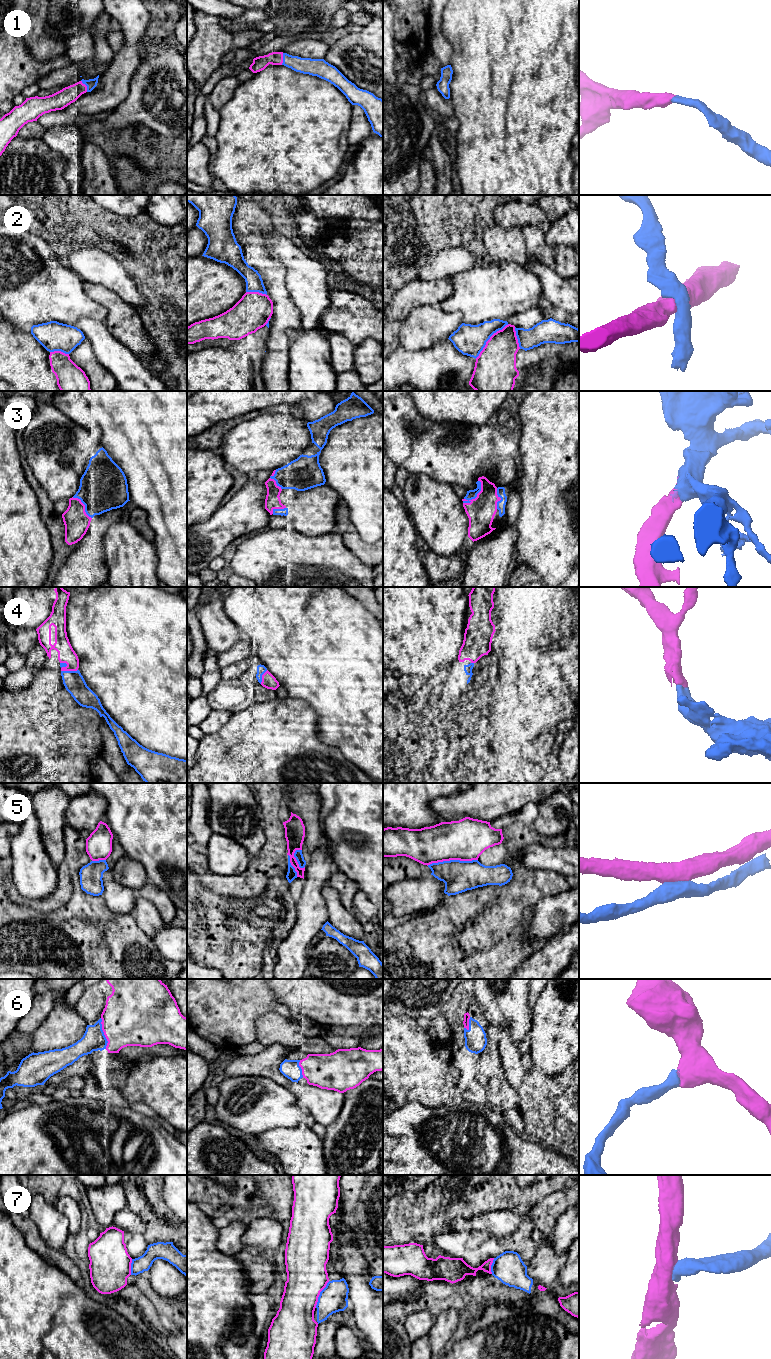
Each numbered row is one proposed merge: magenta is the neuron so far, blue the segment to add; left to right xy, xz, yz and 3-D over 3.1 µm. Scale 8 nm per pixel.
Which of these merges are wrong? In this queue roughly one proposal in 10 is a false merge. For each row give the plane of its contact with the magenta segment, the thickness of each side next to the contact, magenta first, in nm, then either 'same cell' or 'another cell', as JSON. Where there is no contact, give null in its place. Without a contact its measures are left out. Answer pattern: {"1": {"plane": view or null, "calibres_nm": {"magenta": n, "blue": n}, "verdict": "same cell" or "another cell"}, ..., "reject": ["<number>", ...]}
{"1": {"plane": "xy", "calibres_nm": {"magenta": 140, "blue": 80}, "verdict": "same cell"}, "2": {"plane": "yz", "calibres_nm": {"magenta": 340, "blue": 240}, "verdict": "another cell"}, "3": {"plane": "yz", "calibres_nm": {"magenta": 220, "blue": 80}, "verdict": "same cell"}, "4": {"plane": "xy", "calibres_nm": {"magenta": 140, "blue": 160}, "verdict": "same cell"}, "5": {"plane": "yz", "calibres_nm": {"magenta": 340, "blue": 260}, "verdict": "another cell"}, "6": {"plane": "xy", "calibres_nm": {"magenta": 440, "blue": 180}, "verdict": "same cell"}, "7": {"plane": "xz", "calibres_nm": {"magenta": 320, "blue": 220}, "verdict": "same cell"}, "reject": ["2", "5"]}

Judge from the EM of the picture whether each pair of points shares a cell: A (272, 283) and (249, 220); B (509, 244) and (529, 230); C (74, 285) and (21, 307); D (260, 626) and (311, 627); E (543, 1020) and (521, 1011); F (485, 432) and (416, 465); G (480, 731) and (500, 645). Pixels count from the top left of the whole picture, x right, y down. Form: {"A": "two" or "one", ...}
{"A": "one", "B": "two", "C": "one", "D": "one", "E": "two", "F": "one", "G": "two"}

